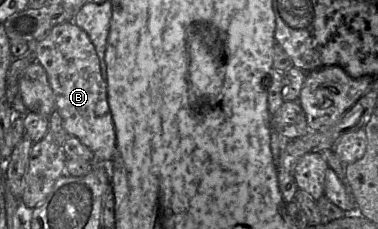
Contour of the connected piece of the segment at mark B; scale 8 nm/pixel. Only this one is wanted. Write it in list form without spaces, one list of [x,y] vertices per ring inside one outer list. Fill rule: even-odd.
[[[73,21],[53,27],[44,37],[31,44],[36,60],[45,69],[55,96],[55,107],[59,112],[68,135],[78,138],[95,155],[98,161],[110,163],[116,155],[116,133],[109,108],[107,83],[100,71],[99,58],[88,34]]]

